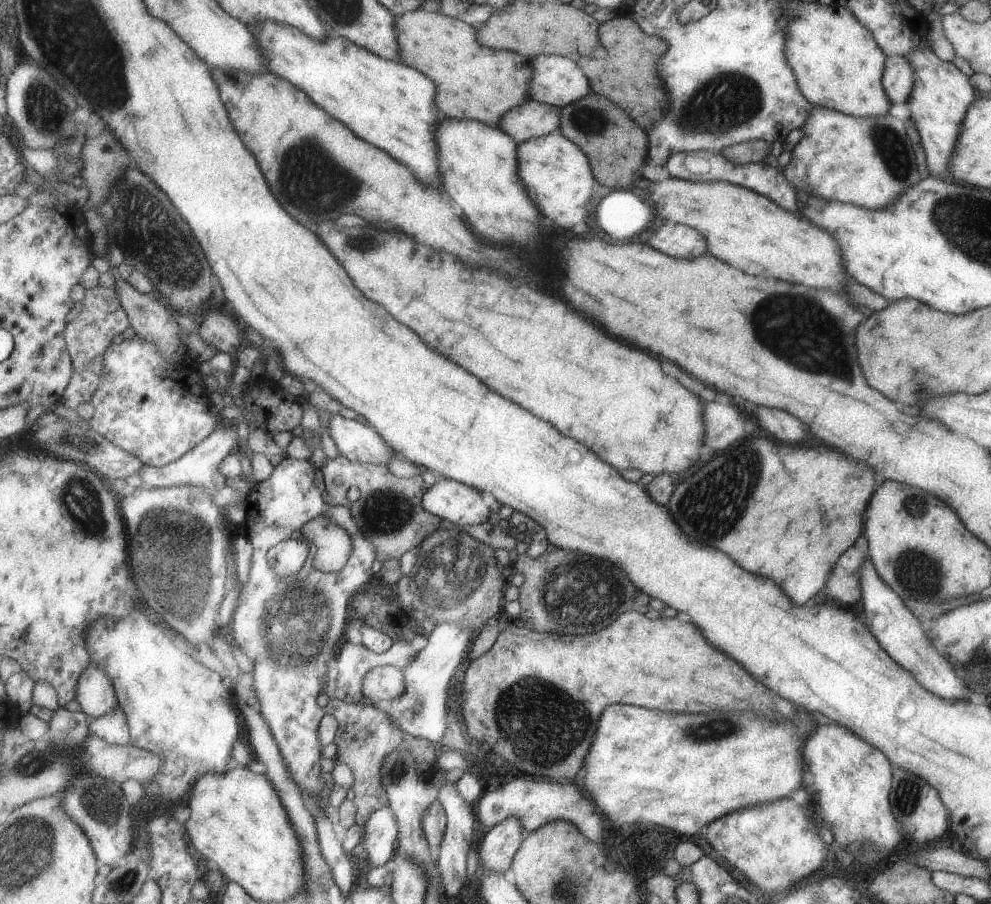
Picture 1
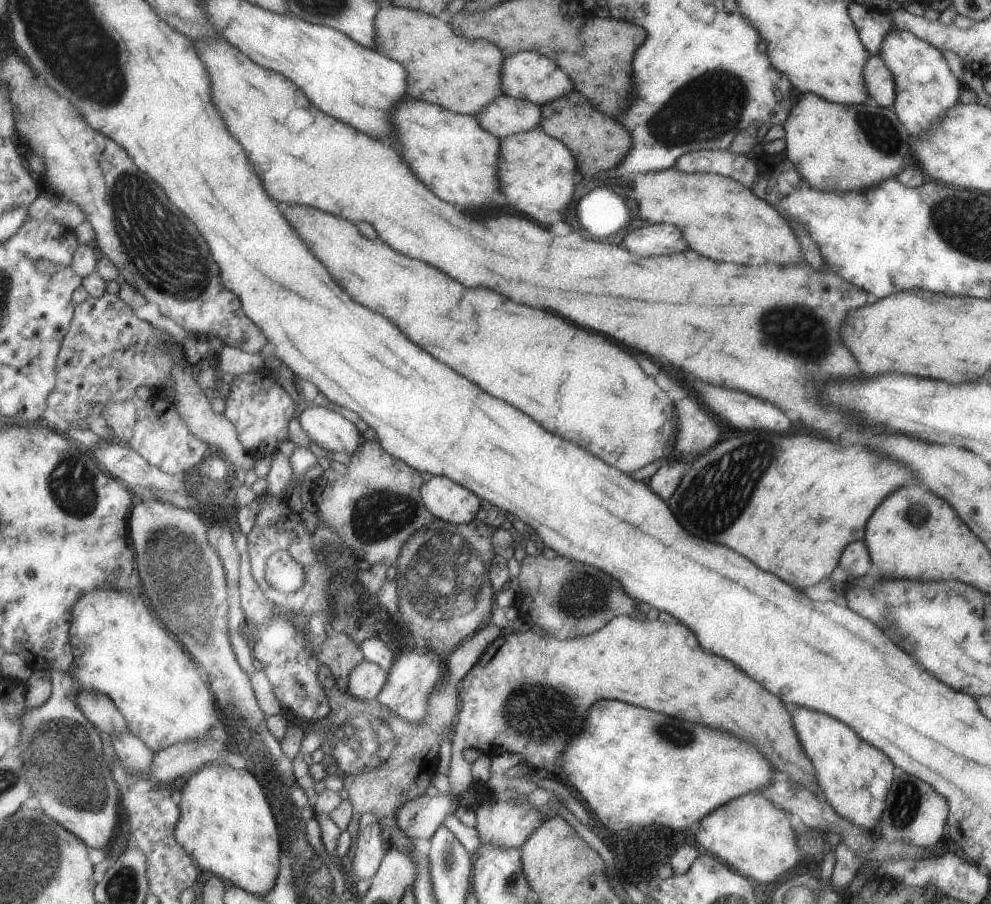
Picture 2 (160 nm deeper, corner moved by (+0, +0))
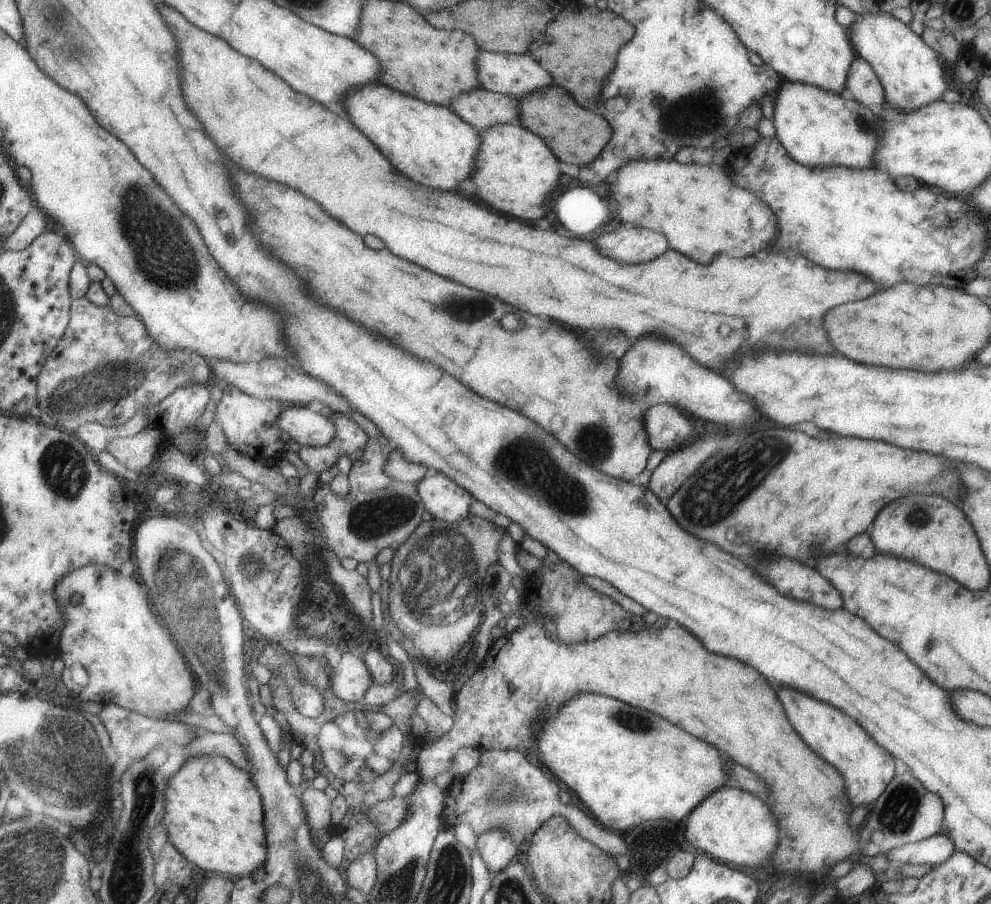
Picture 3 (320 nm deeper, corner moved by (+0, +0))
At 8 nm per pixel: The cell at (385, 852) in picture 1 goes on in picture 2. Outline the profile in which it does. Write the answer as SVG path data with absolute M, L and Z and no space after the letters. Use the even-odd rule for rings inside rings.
M363 814L355 856L347 868L351 868L359 880L373 879L379 872L390 845L385 844L381 836L381 824L375 814Z

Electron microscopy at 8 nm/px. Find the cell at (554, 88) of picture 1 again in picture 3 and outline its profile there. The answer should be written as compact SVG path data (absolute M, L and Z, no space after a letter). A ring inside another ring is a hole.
M481 49L478 54L478 79L481 87L503 93L518 100L538 88L554 84L553 75L533 58L531 52L525 54L498 53Z

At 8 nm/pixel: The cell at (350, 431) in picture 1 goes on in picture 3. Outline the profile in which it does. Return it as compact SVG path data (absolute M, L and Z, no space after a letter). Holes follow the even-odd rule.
M287 405L277 422L286 437L302 447L322 447L336 437L336 424L304 405Z

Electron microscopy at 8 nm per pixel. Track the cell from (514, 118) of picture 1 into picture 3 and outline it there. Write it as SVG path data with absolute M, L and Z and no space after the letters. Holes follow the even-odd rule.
M477 87L452 98L449 106L479 132L496 124L519 122L520 102L516 97Z

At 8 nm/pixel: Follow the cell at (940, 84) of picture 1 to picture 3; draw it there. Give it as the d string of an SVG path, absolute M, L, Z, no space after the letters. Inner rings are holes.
M867 11L854 16L849 40L856 56L861 57L873 69L884 92L884 100L897 110L912 111L928 102L936 101L945 90L945 72L937 62L937 54L891 13Z

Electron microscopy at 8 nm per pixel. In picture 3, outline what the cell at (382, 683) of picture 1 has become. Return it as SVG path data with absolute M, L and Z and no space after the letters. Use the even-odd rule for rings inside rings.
M352 653L342 654L341 661L332 670L330 683L333 692L344 701L358 703L374 682L372 672Z

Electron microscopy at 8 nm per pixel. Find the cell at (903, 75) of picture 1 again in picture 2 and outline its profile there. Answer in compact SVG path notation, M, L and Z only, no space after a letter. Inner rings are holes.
M867 53L862 77L869 98L883 108L891 107L895 96L895 85L891 73L877 55Z

